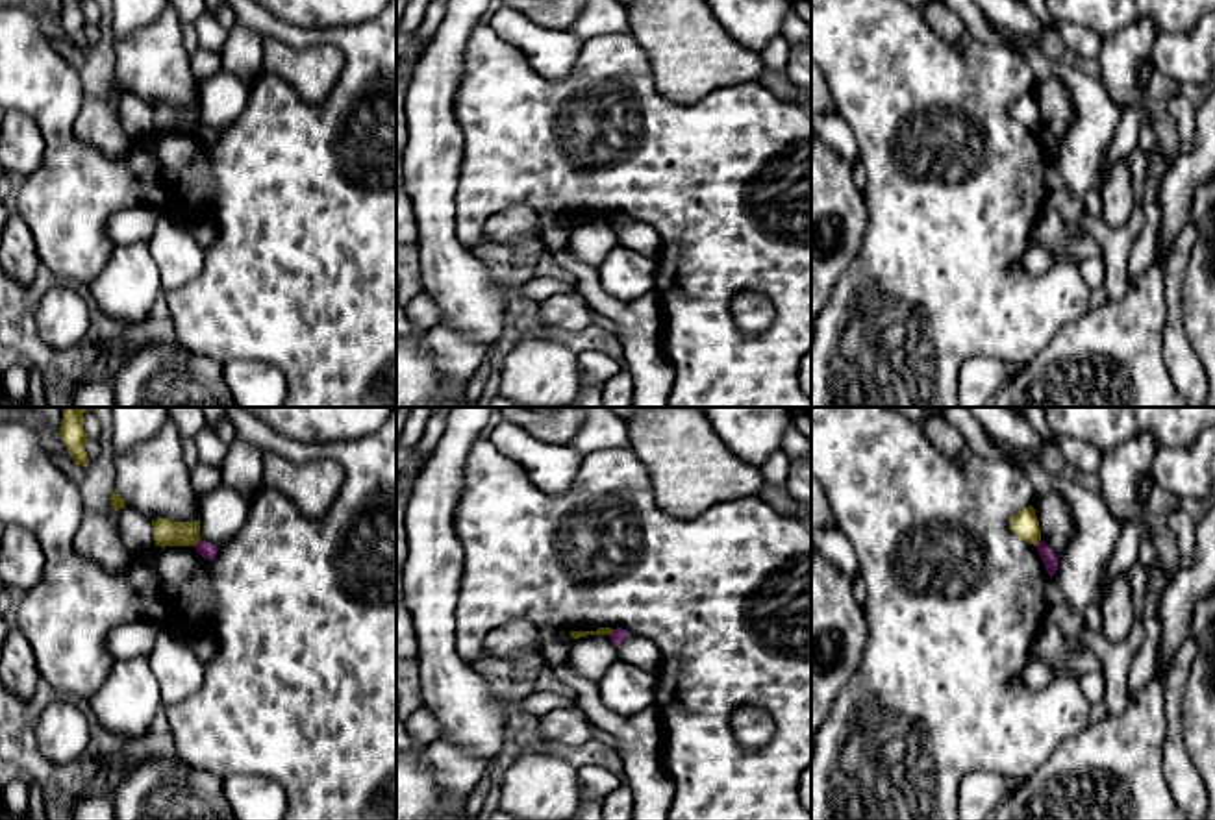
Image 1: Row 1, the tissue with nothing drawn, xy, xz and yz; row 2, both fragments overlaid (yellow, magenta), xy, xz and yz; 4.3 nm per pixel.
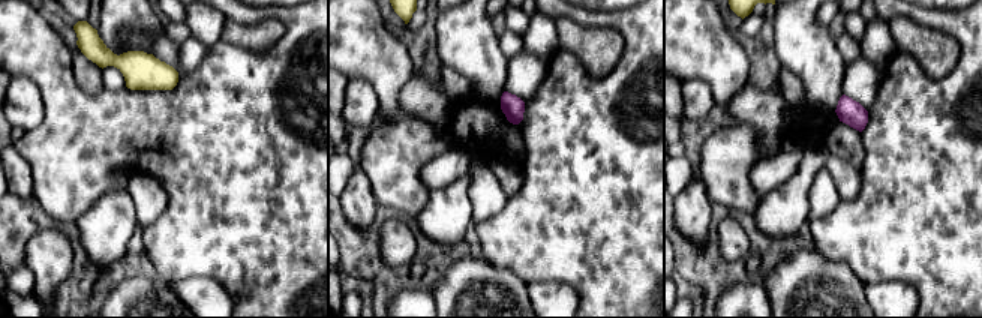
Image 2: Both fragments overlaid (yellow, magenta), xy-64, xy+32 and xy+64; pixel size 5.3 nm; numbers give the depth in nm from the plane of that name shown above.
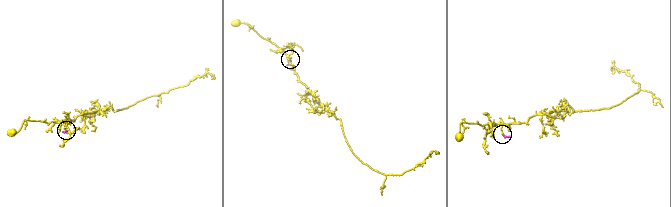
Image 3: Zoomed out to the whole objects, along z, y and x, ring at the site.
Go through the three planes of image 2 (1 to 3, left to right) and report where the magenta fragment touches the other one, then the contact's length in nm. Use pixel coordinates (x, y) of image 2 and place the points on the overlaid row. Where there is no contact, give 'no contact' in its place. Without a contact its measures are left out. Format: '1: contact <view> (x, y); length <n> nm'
1: no contact
2: no contact
3: no contact

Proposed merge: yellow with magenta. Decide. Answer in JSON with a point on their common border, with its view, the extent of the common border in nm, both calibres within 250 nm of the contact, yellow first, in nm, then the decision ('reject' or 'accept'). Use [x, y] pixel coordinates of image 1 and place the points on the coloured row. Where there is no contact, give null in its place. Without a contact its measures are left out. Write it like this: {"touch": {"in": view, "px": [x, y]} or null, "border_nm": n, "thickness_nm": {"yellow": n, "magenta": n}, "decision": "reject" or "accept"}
{"touch": {"in": "xy", "px": [199, 541]}, "border_nm": 50, "thickness_nm": {"yellow": 110, "magenta": 70}, "decision": "reject"}

